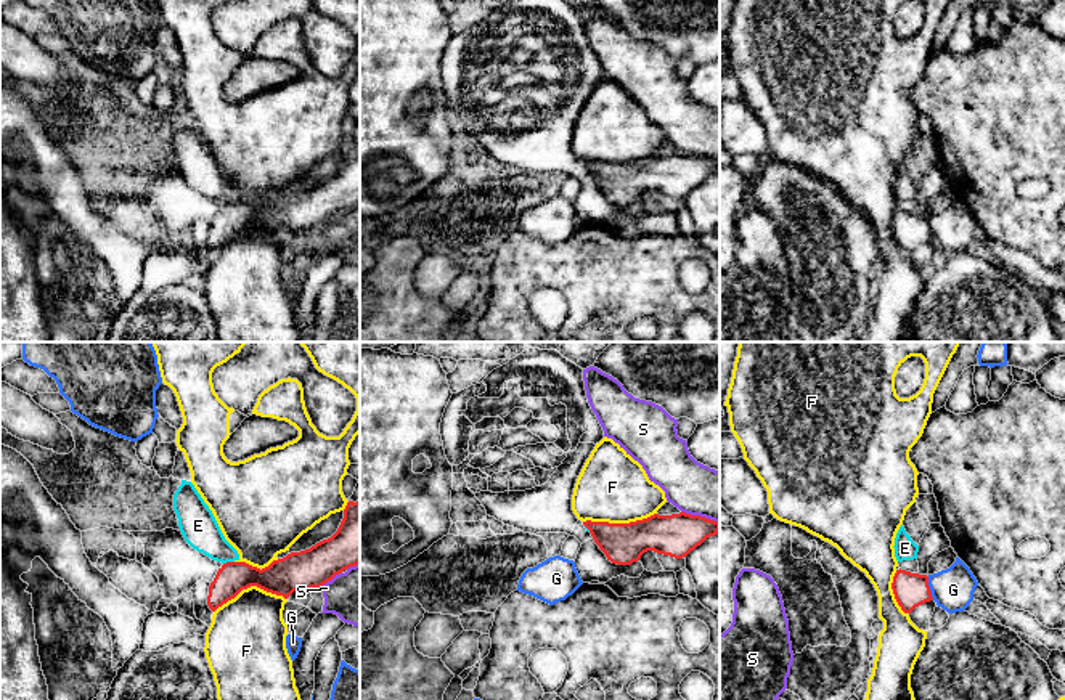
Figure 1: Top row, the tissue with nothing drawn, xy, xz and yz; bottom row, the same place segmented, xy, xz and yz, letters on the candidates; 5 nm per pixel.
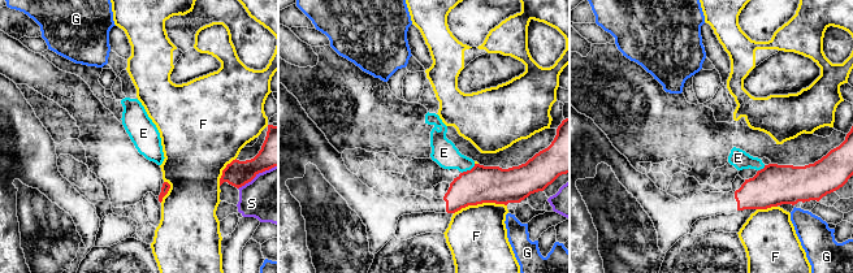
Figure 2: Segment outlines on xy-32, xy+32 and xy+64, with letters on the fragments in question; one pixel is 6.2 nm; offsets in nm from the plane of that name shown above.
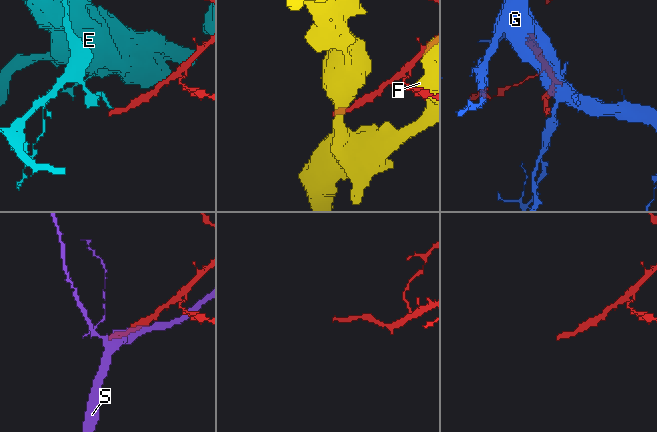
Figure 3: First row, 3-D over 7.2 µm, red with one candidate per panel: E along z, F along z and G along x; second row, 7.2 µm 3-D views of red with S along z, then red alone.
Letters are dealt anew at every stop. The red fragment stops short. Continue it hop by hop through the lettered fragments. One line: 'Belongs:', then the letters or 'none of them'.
Belongs: none of them

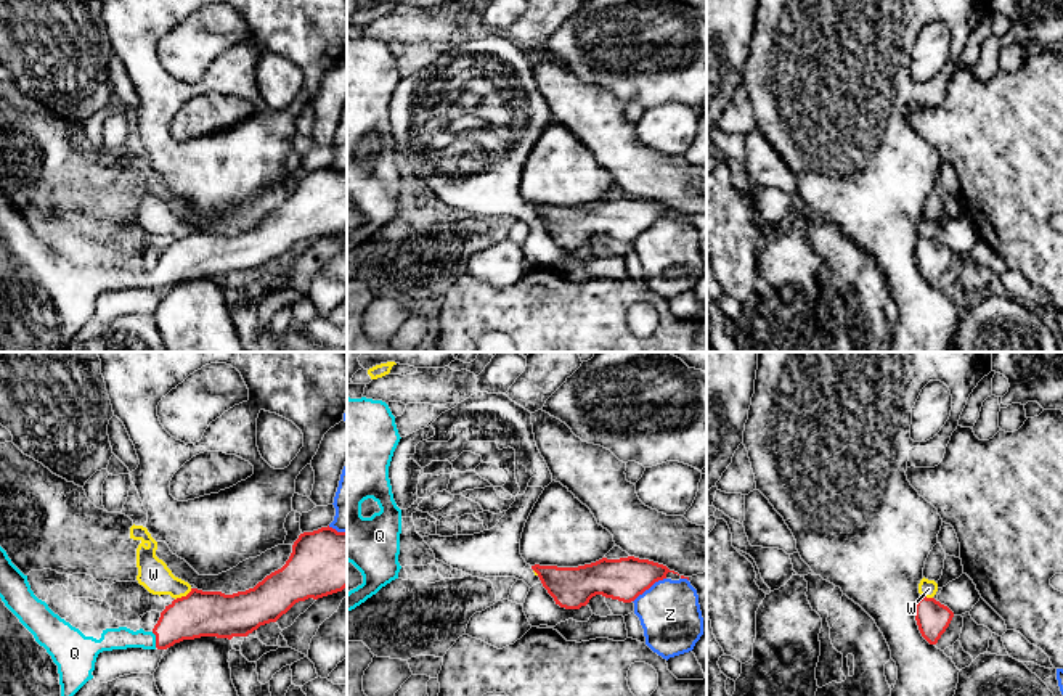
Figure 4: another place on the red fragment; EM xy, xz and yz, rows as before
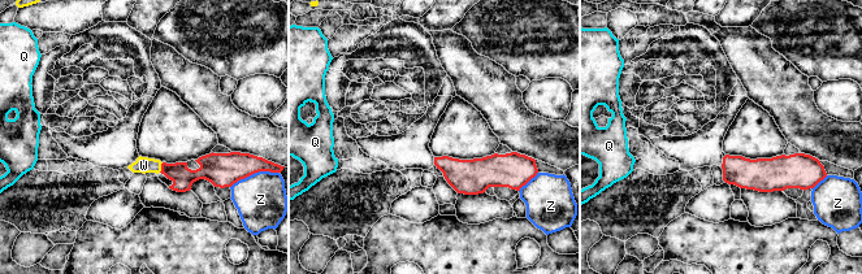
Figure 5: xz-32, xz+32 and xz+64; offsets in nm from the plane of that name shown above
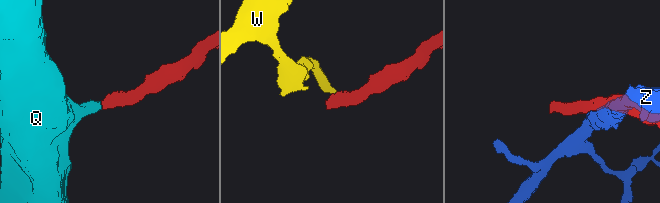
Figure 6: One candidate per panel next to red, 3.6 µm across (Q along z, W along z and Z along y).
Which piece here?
Belongs: Q

